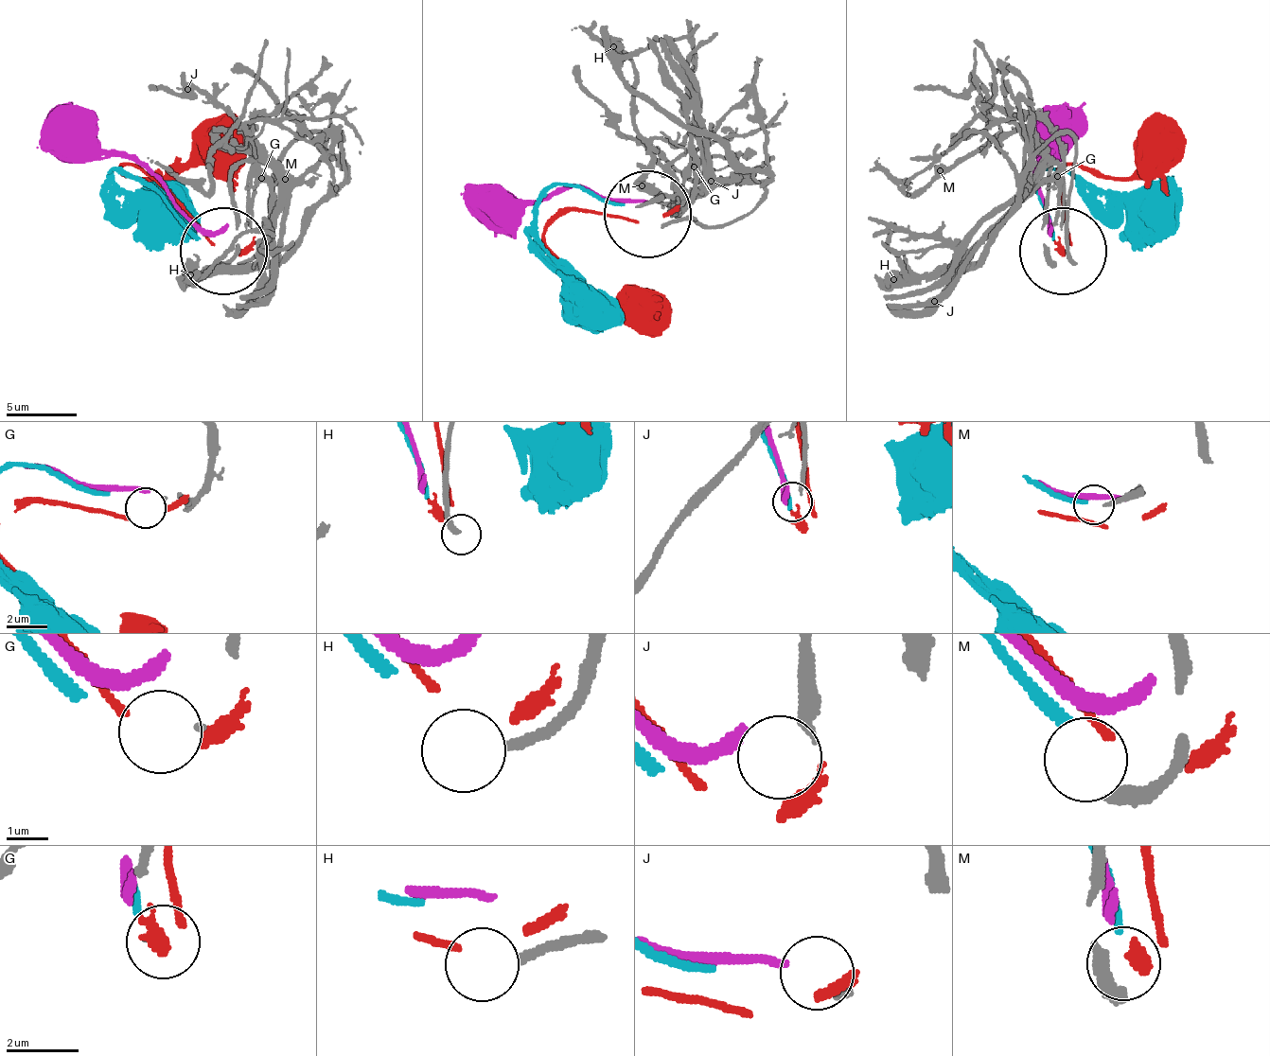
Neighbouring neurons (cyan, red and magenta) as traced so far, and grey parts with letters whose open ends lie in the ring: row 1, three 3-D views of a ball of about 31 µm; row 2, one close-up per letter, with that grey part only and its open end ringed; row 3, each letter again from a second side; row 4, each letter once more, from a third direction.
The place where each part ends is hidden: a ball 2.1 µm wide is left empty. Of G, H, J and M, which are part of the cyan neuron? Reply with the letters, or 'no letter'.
no letter

